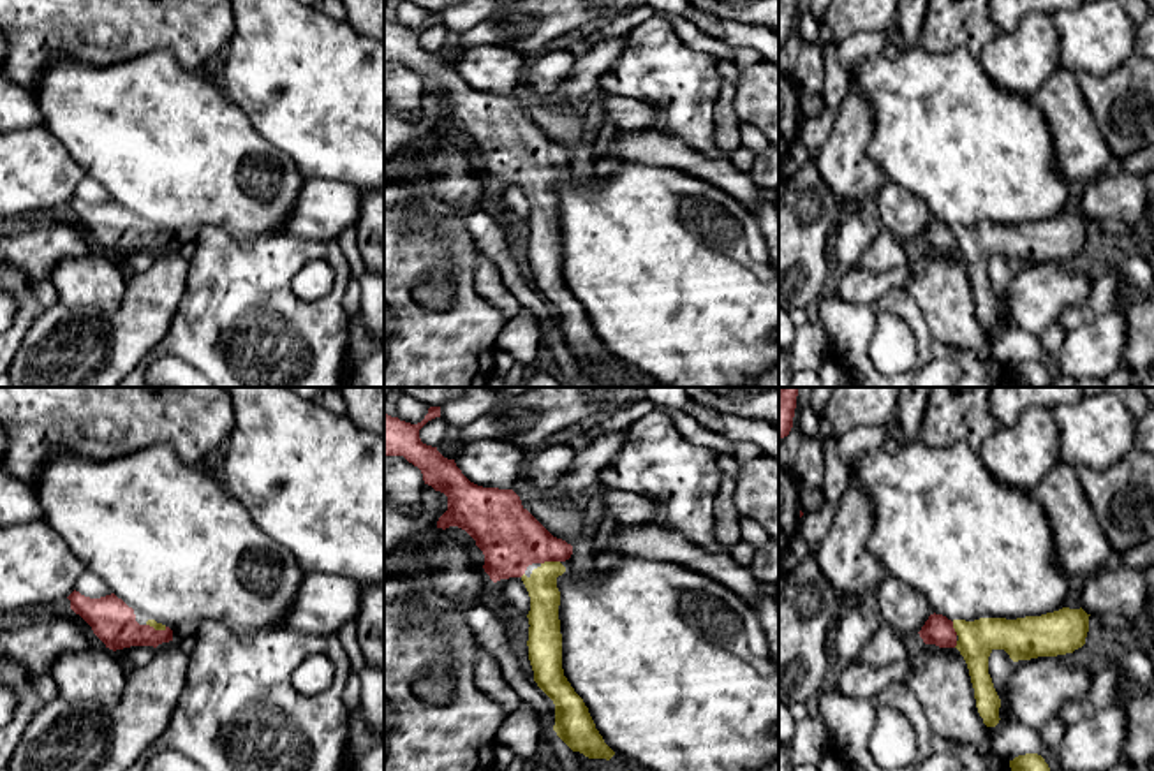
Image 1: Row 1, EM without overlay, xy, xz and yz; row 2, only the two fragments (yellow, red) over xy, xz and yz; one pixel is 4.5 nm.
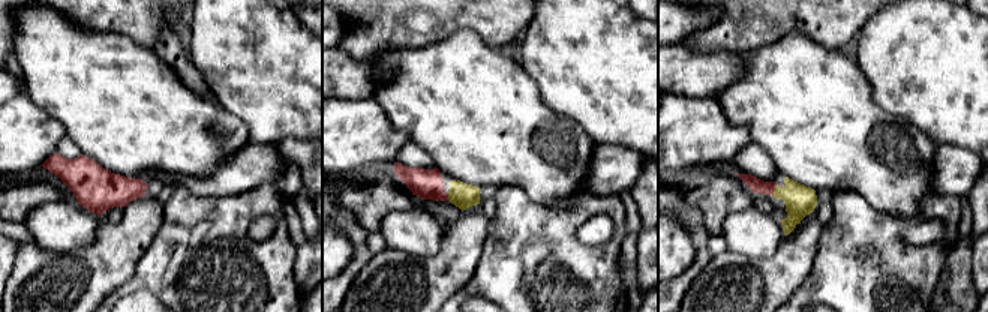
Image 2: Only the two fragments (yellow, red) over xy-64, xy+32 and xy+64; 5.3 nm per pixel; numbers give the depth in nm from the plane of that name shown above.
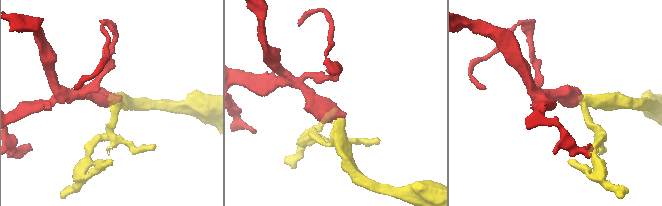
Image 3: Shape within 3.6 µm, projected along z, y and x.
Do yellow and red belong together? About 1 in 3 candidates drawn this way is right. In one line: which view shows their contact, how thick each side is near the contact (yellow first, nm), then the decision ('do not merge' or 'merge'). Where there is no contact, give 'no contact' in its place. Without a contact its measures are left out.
meets yellow in xz; 140 nm thick on the yellow side, 280 nm on the other; merge

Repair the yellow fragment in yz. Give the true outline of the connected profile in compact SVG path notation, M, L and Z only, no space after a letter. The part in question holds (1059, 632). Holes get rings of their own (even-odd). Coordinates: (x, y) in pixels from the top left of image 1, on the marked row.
M1062 607L1041 616L1017 620L948 620L930 614L918 632L925 644L957 648L964 657L980 716L987 727L999 723L1001 699L988 674L988 657L1004 650L1013 662L1073 653L1085 644L1089 616L1082 607Z

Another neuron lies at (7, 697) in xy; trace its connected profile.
M0 687L0 729L5 727L18 706L18 697L12 690Z

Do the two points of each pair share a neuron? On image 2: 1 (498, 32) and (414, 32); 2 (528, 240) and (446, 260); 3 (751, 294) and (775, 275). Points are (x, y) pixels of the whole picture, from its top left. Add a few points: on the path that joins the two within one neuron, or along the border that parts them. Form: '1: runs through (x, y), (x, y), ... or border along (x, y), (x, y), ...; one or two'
1: runs through (477, 18), (435, 18); one
2: border along (491, 219), (483, 252), (473, 276), (467, 282); two
3: runs through (757, 288), (769, 281); one

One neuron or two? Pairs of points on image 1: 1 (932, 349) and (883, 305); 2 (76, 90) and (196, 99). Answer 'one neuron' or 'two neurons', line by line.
1: one neuron
2: one neuron

